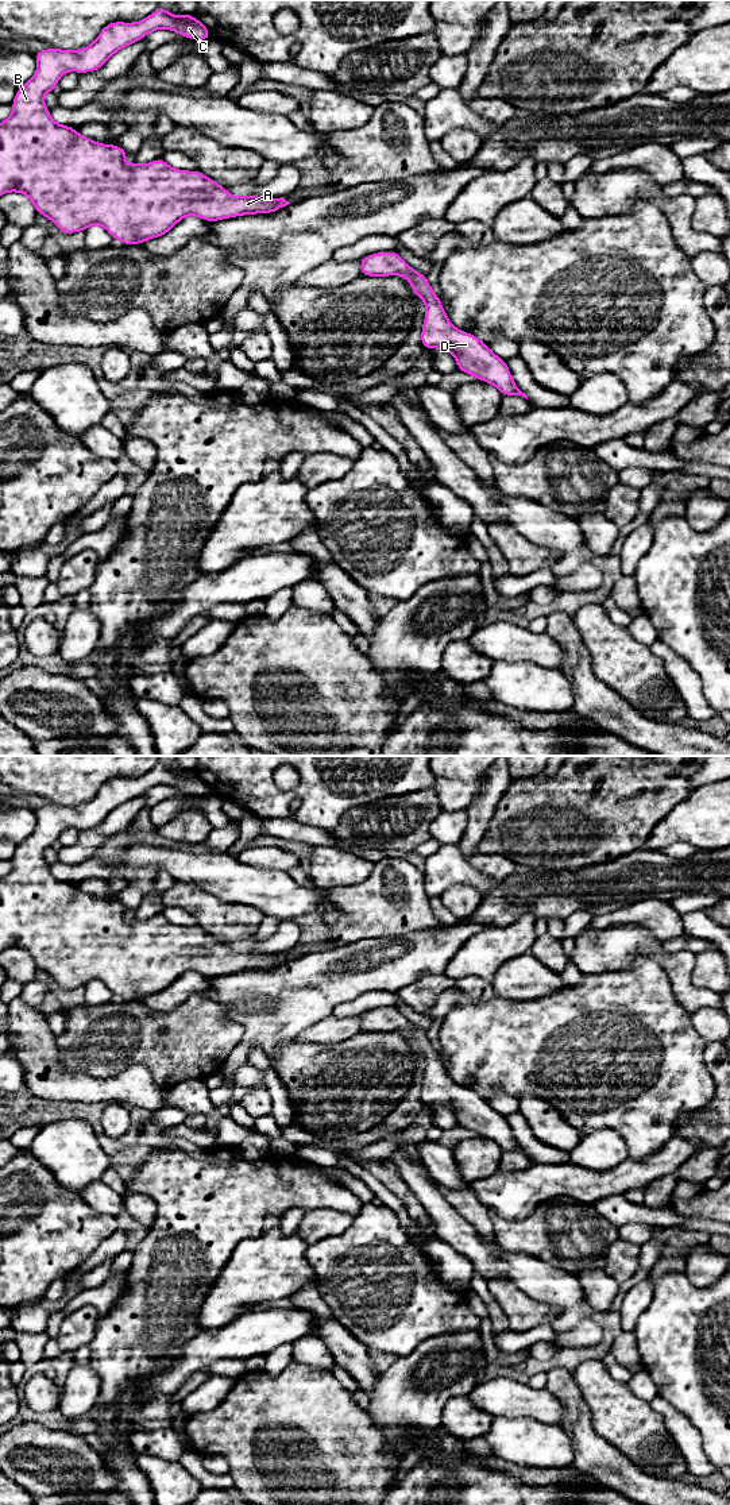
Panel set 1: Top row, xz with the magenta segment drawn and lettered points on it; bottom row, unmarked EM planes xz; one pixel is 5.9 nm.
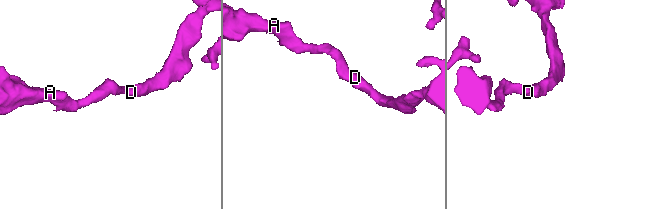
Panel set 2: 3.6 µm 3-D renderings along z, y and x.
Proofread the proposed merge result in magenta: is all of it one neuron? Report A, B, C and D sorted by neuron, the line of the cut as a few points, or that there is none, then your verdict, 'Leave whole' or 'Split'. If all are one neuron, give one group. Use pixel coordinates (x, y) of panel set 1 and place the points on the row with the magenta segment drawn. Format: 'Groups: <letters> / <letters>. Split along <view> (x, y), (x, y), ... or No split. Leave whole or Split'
Groups: A B C D. No split. Leave whole

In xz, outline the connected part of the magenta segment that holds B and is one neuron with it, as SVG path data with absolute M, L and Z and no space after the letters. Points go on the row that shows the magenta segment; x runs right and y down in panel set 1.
M159 7L140 22L107 24L85 49L65 51L54 47L34 53L36 73L18 88L12 113L0 123L0 196L8 192L24 193L38 215L49 217L62 234L74 234L100 224L124 246L163 236L190 215L213 223L243 215L273 213L290 204L283 197L232 196L201 171L173 169L162 158L146 165L127 165L124 158L128 153L120 146L97 143L80 135L74 127L61 126L51 119L43 96L57 88L62 74L70 70L96 72L111 55L158 28L171 30L194 40L212 38L210 31L194 15L174 16Z

